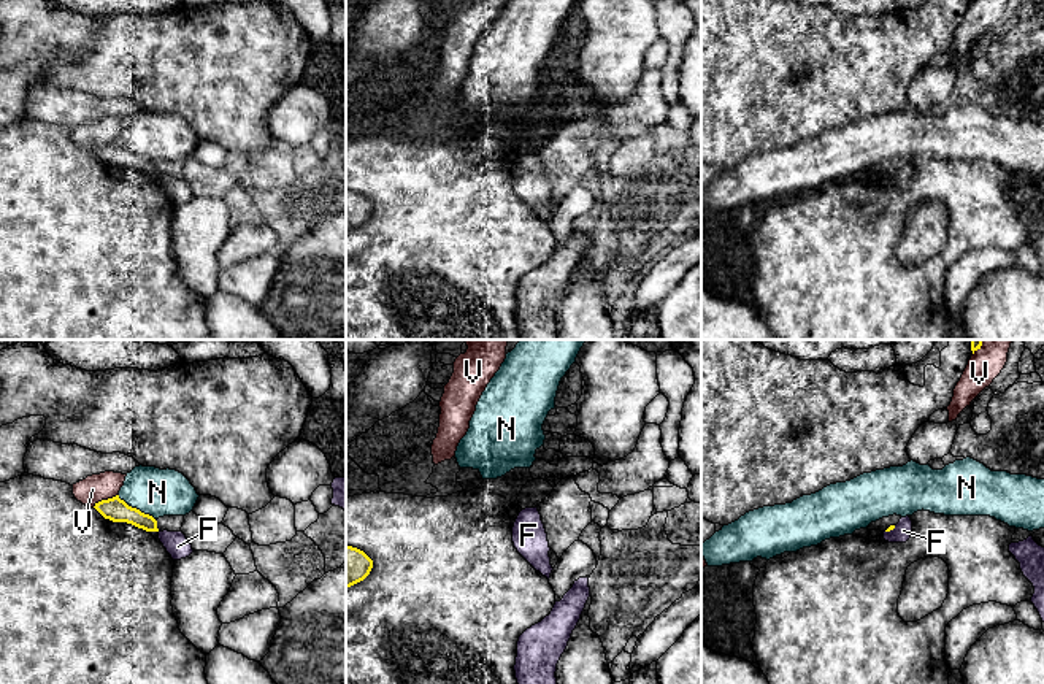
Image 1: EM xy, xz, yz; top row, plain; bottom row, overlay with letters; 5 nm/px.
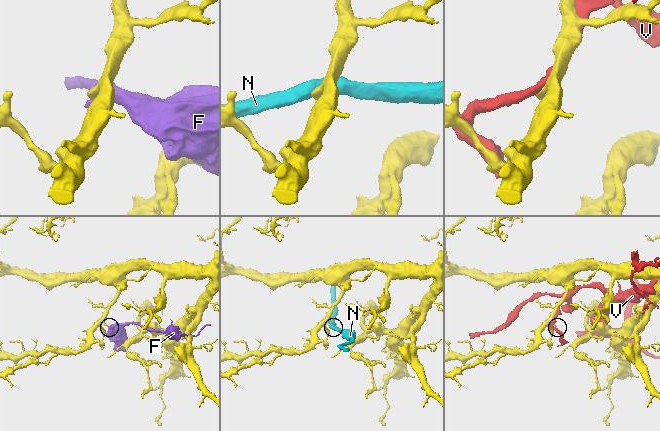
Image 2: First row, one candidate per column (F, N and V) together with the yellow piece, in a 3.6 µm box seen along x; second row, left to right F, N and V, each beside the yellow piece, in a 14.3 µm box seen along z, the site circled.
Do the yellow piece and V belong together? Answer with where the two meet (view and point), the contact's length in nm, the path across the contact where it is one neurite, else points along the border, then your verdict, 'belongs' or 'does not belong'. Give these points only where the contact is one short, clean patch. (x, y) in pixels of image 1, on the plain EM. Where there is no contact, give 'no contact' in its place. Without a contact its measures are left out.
xy (105, 145) | 150 nm | does not belong

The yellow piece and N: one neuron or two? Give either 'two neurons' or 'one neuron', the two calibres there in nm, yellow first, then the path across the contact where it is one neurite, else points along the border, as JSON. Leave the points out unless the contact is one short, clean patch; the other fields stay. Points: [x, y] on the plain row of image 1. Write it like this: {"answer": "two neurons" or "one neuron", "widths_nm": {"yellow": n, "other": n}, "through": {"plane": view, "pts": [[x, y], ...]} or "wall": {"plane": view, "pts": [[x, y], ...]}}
{"answer": "two neurons", "widths_nm": {"yellow": 120, "other": 240}}

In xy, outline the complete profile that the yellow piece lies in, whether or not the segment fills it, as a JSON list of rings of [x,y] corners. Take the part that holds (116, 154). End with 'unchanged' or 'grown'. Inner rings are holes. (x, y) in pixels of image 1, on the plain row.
[[[119,140],[108,144],[102,144],[95,148],[94,152],[105,163],[109,163],[113,167],[127,167],[146,176],[159,176],[157,165],[152,160],[129,151],[124,144],[119,143]]]; unchanged

